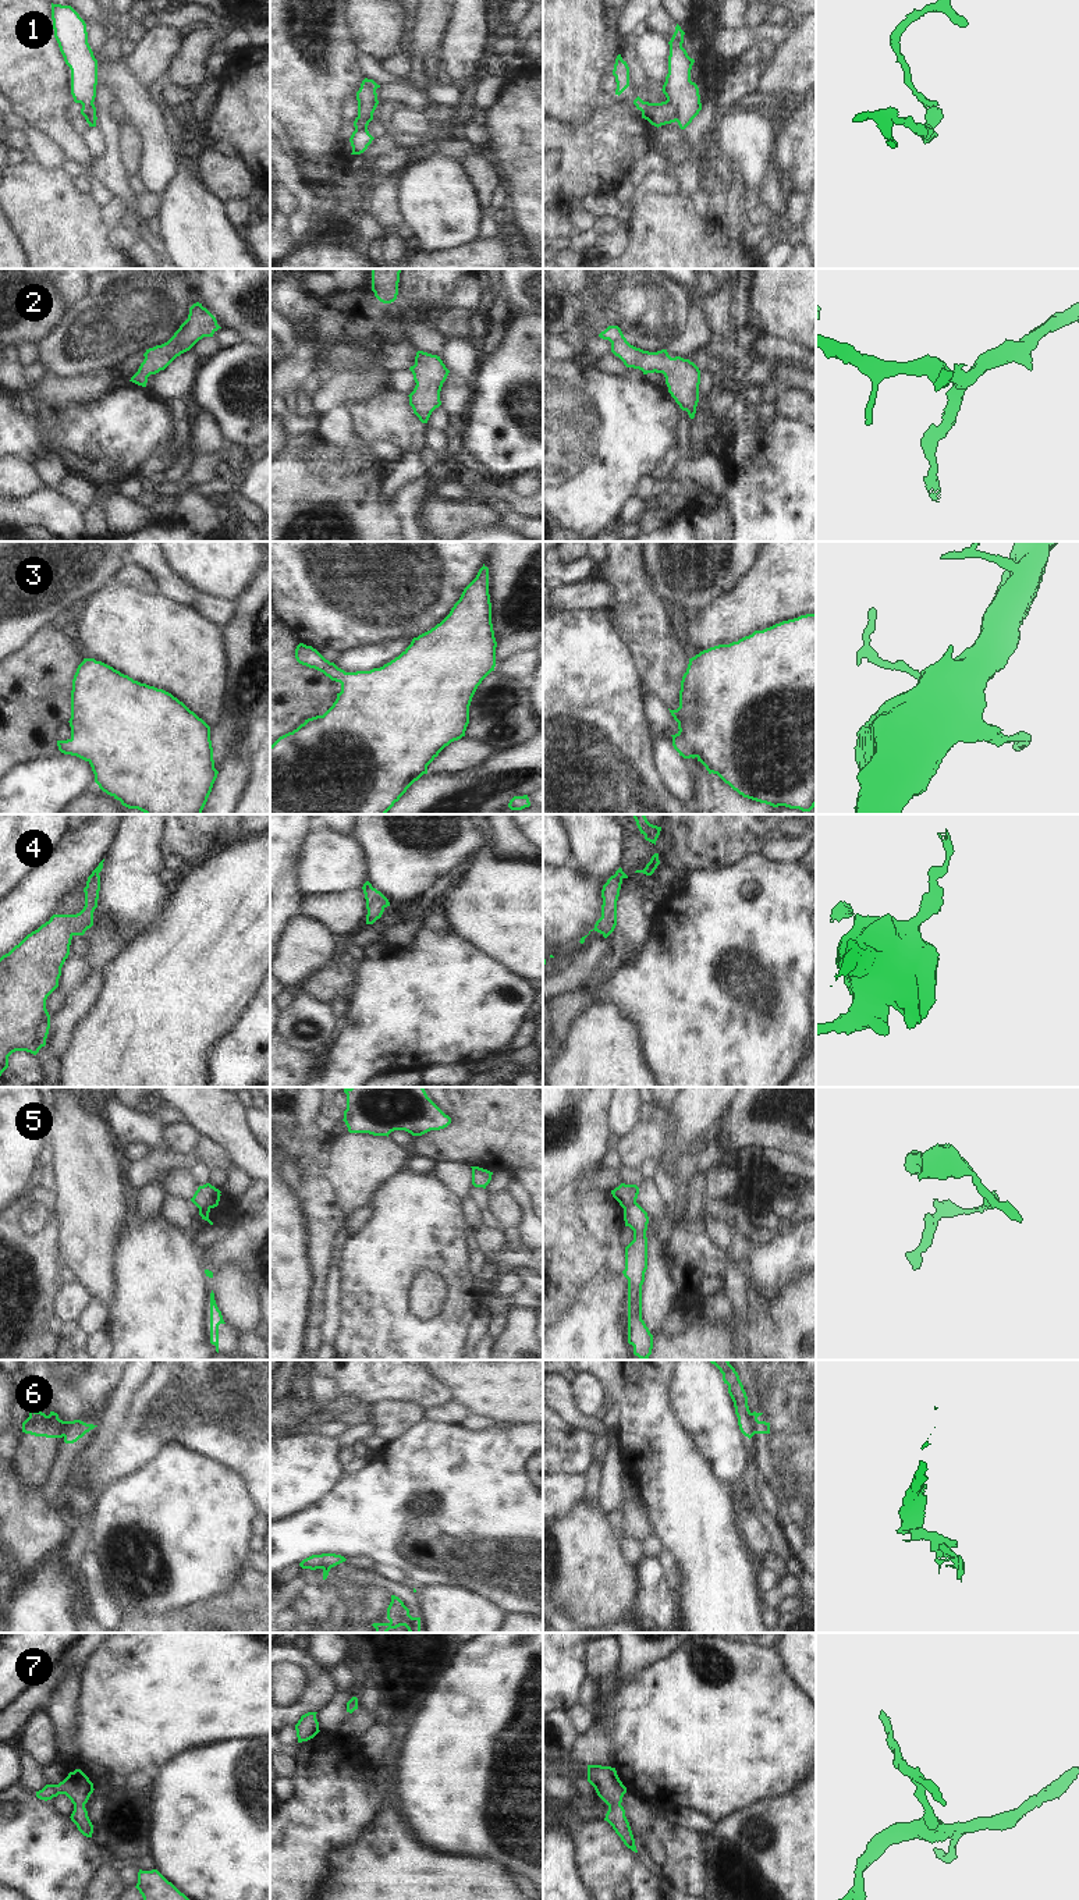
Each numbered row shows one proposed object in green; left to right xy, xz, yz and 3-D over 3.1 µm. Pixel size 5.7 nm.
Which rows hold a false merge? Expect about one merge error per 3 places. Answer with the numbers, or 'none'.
1, 5, 6

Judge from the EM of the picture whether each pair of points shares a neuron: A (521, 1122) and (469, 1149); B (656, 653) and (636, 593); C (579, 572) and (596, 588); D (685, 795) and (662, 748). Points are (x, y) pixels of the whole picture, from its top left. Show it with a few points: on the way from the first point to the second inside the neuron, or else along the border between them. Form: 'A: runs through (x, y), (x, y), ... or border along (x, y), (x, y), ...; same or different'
A: runs through (508, 1123), (496, 1123), (482, 1136); same
B: runs through (649, 638), (636, 608); same
C: border along (602, 572), (572, 585), (557, 586); different
D: runs through (678, 784), (666, 759); same

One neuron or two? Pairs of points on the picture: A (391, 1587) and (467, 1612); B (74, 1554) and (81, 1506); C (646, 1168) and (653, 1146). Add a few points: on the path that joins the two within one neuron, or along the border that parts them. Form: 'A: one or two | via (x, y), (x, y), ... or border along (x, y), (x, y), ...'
A: two | border along (416, 1594), (422, 1618)
B: one | via (78, 1542), (81, 1517)
C: two | border along (659, 1161), (646, 1158), (638, 1168)

